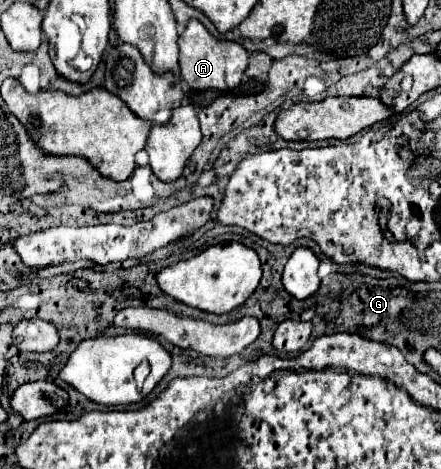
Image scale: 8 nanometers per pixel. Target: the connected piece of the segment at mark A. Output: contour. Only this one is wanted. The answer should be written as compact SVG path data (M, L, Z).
M190 19L186 29L178 37L180 45L180 75L192 89L234 89L240 85L244 69L248 67L248 51L232 41L216 39L200 21Z

